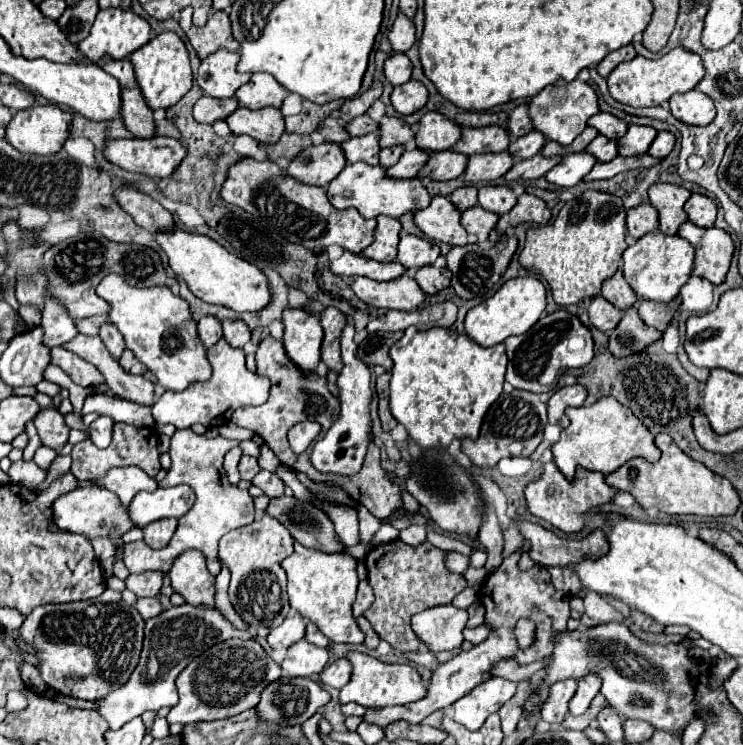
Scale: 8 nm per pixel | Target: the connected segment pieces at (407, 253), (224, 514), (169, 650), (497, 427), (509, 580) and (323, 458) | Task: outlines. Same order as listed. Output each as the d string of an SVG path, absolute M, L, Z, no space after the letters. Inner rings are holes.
M404 235L398 245L398 257L396 261L402 263L406 269L412 267L424 267L432 265L440 255L440 247L428 239L416 237L416 235Z
M178 429L172 435L169 451L172 462L170 471L166 473L166 477L158 485L172 487L172 485L186 483L194 489L196 501L192 505L192 511L188 511L184 517L180 517L178 529L176 529L172 541L164 549L160 549L160 551L150 549L144 541L124 545L124 565L128 567L130 573L144 573L144 571L168 573L174 559L188 549L202 551L204 557L206 557L208 571L212 575L220 573L220 559L218 559L220 537L226 535L232 529L250 525L254 521L254 503L252 503L250 493L232 485L226 479L226 471L222 467L224 455L238 444L239 441L230 441L230 439L224 439L224 437L208 439L204 435L196 435L192 429Z
M180 605L164 611L162 615L146 621L146 637L144 649L140 655L140 663L136 665L134 673L130 675L124 687L110 691L104 699L96 699L98 713L110 723L110 729L120 729L130 719L142 715L144 711L158 711L162 707L172 707L178 703L176 691L176 677L178 673L200 653L216 645L218 641L226 641L232 637L252 639L250 633L238 631L232 623L228 623L218 611L202 609L192 605Z
M514 389L510 393L502 393L492 403L492 407L488 409L486 419L482 423L480 437L476 441L464 439L462 441L462 451L468 455L468 459L472 461L472 465L482 467L482 469L494 467L502 457L510 457L510 445L514 441L522 443L520 455L528 457L540 445L546 423L548 423L548 419L546 419L546 405L542 403L542 399L536 393Z
M524 541L519 549L504 558L504 563L496 571L492 571L488 575L488 579L484 581L484 585L480 589L480 601L486 607L484 625L490 627L490 635L486 637L486 641L472 647L470 651L460 651L460 655L456 655L448 663L442 663L434 671L432 681L428 685L428 695L424 699L402 705L402 707L368 709L364 715L366 721L376 723L380 727L386 727L388 723L398 721L398 719L404 719L408 723L422 723L422 719L428 717L430 713L450 707L454 701L458 701L460 697L470 693L476 685L490 679L492 669L502 659L514 659L518 665L528 665L528 663L534 663L534 661L540 661L540 659L546 659L548 655L552 655L552 635L558 635L558 631L566 631L566 621L570 617L570 595L554 589L554 585L550 581L550 573L542 565L534 565L528 571L520 571L519 556L523 552L528 552L529 549L529 542ZM522 617L528 617L536 623L536 641L526 649L518 647L516 635L514 635L514 625Z
M348 323L342 333L342 361L344 367L338 373L336 387L338 387L338 401L340 401L340 417L332 423L328 433L318 439L312 447L310 461L322 473L334 475L356 475L364 463L364 455L368 451L368 443L372 441L372 419L370 419L370 403L372 403L372 389L370 389L370 371L358 357L358 347L352 341L354 327Z

